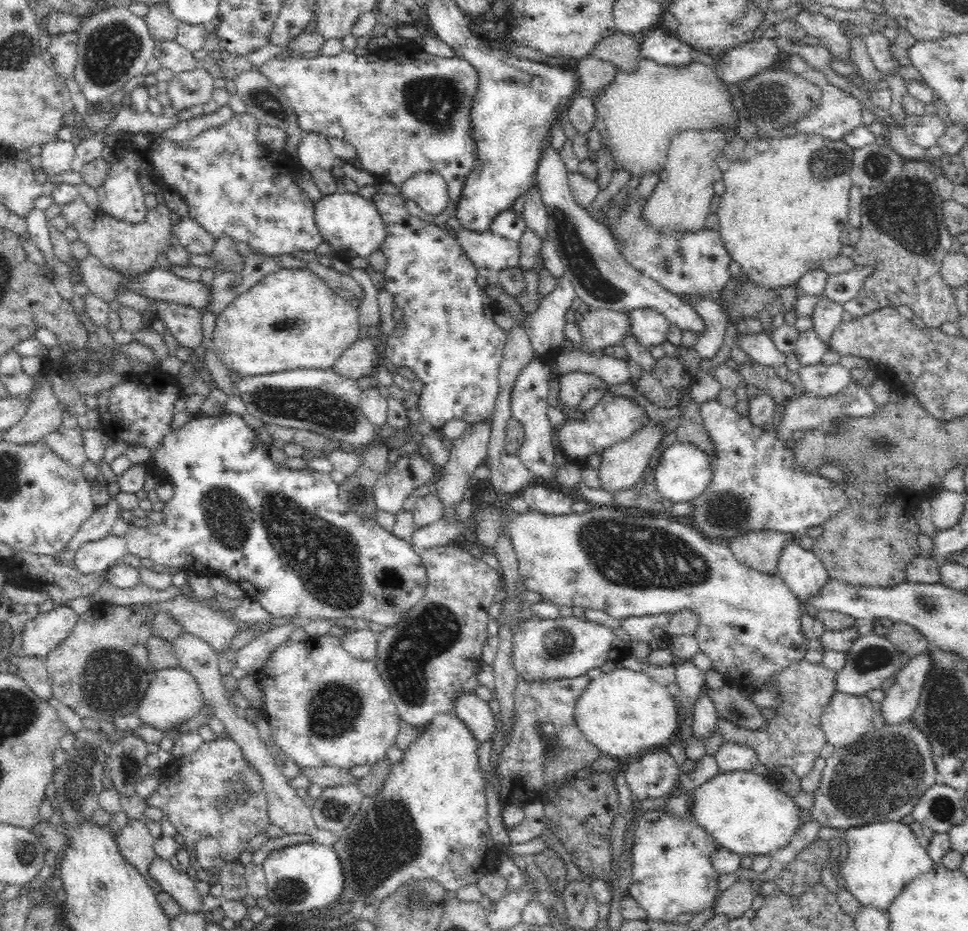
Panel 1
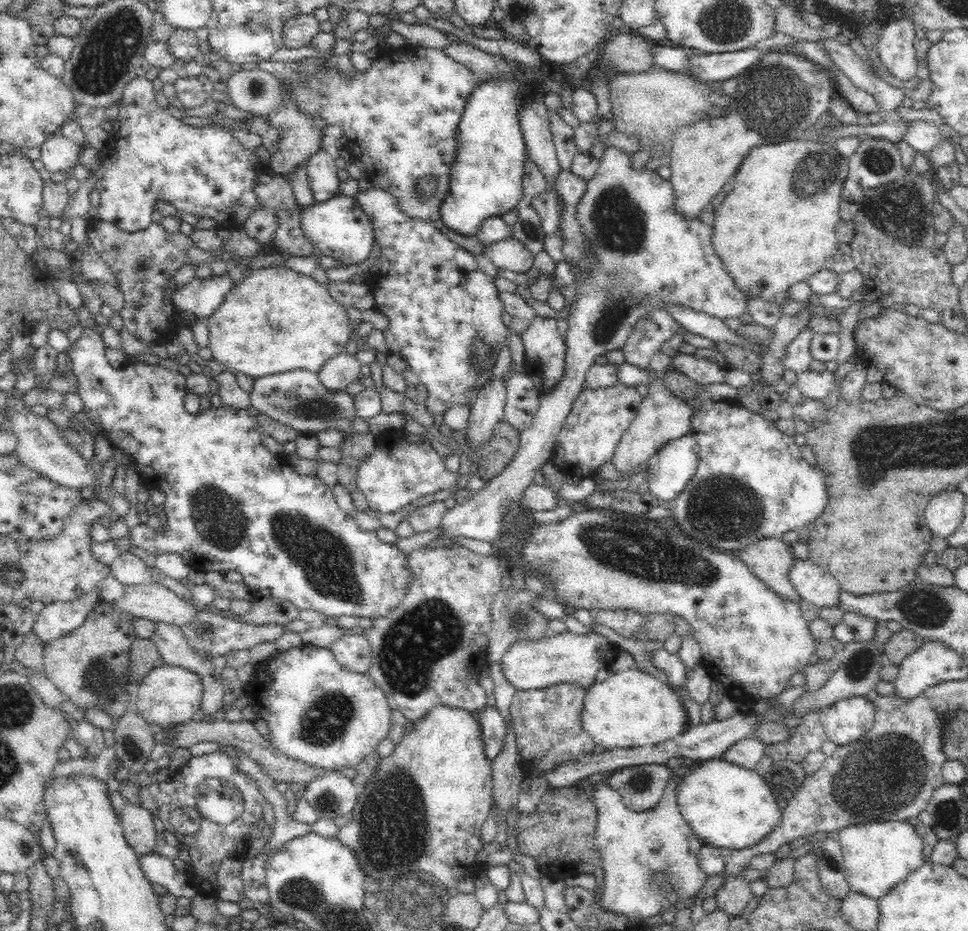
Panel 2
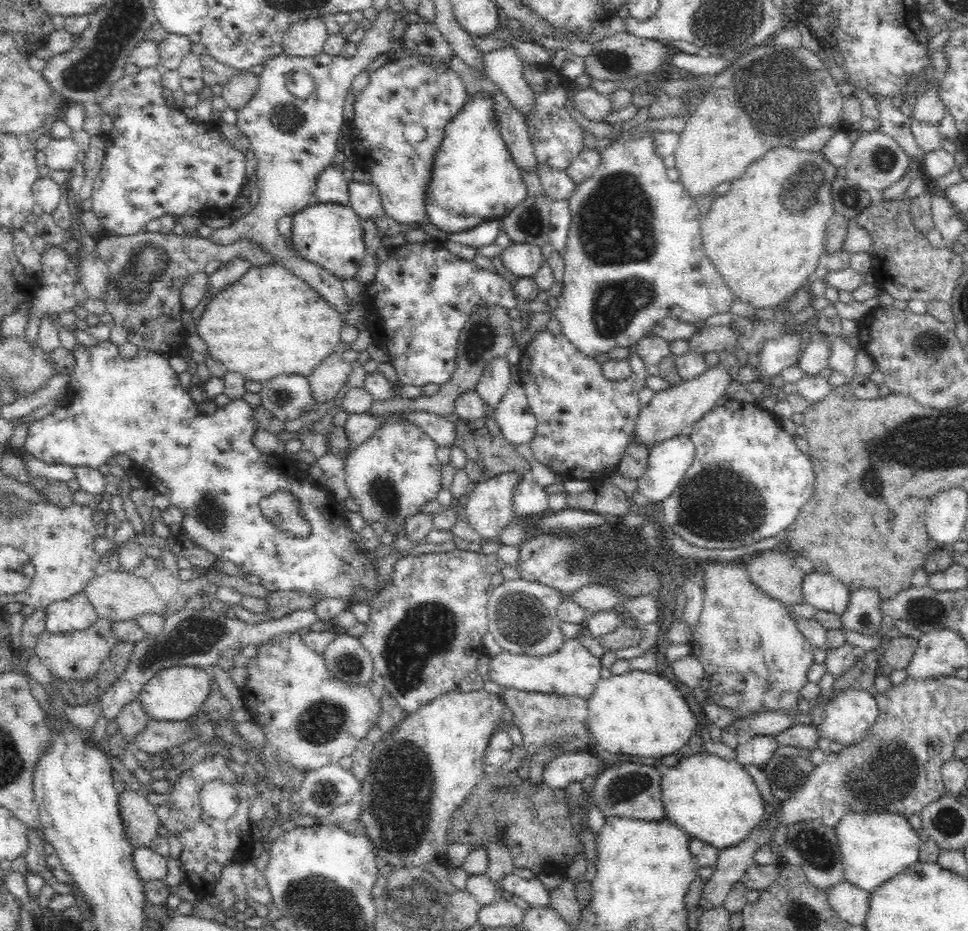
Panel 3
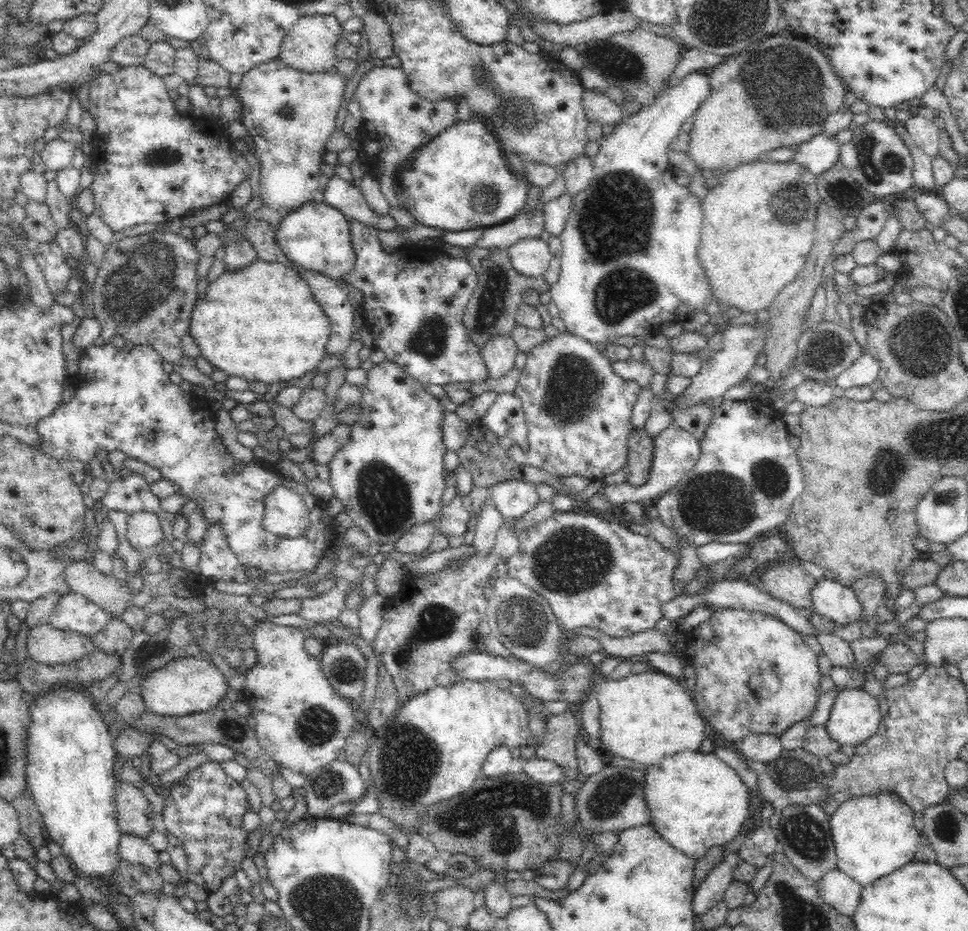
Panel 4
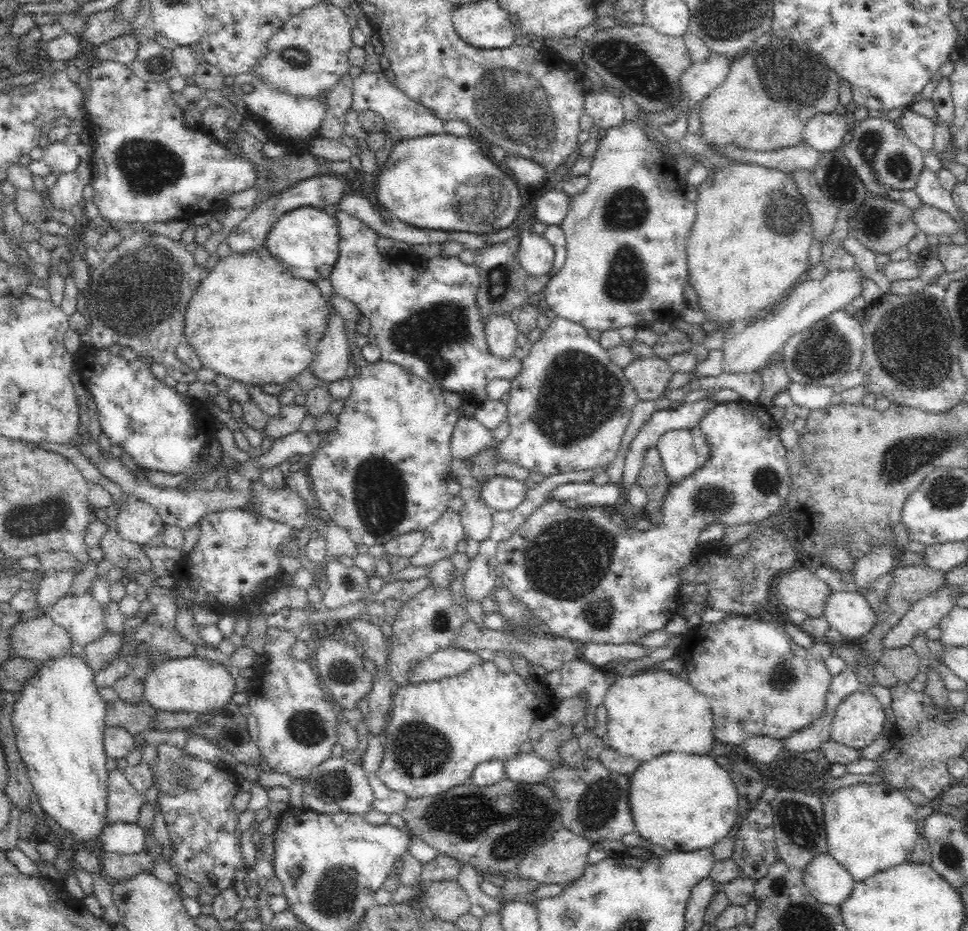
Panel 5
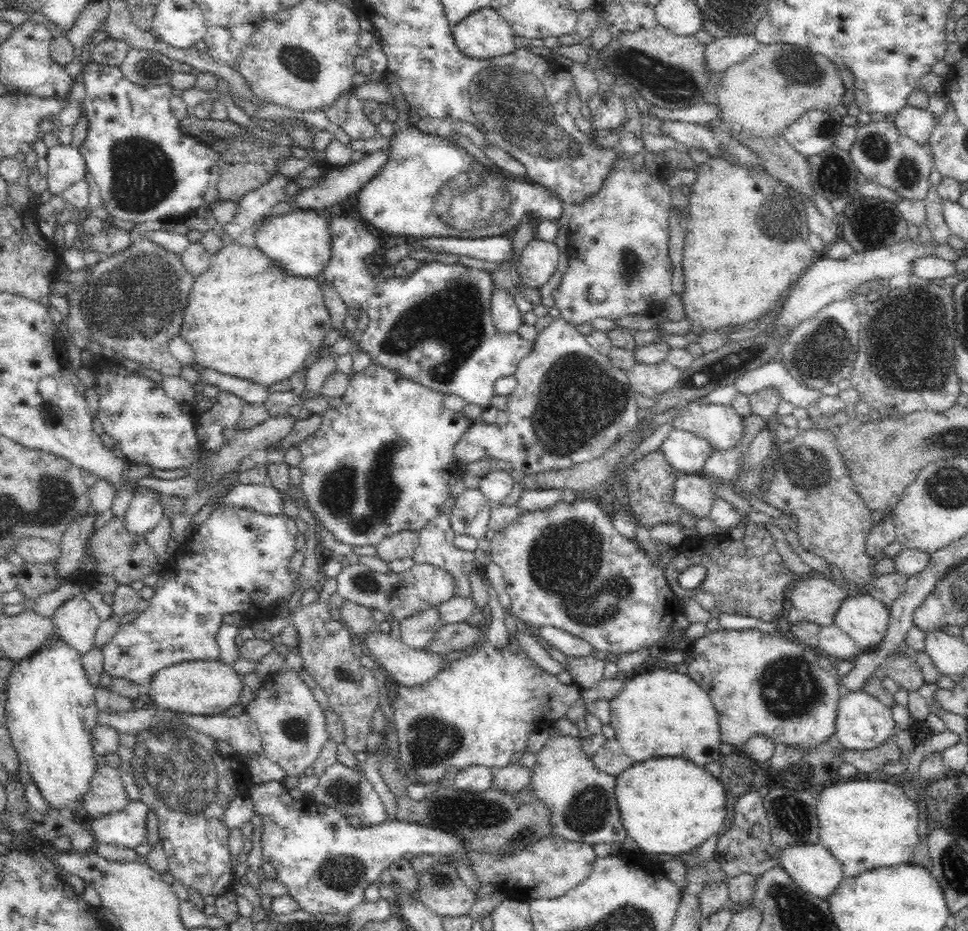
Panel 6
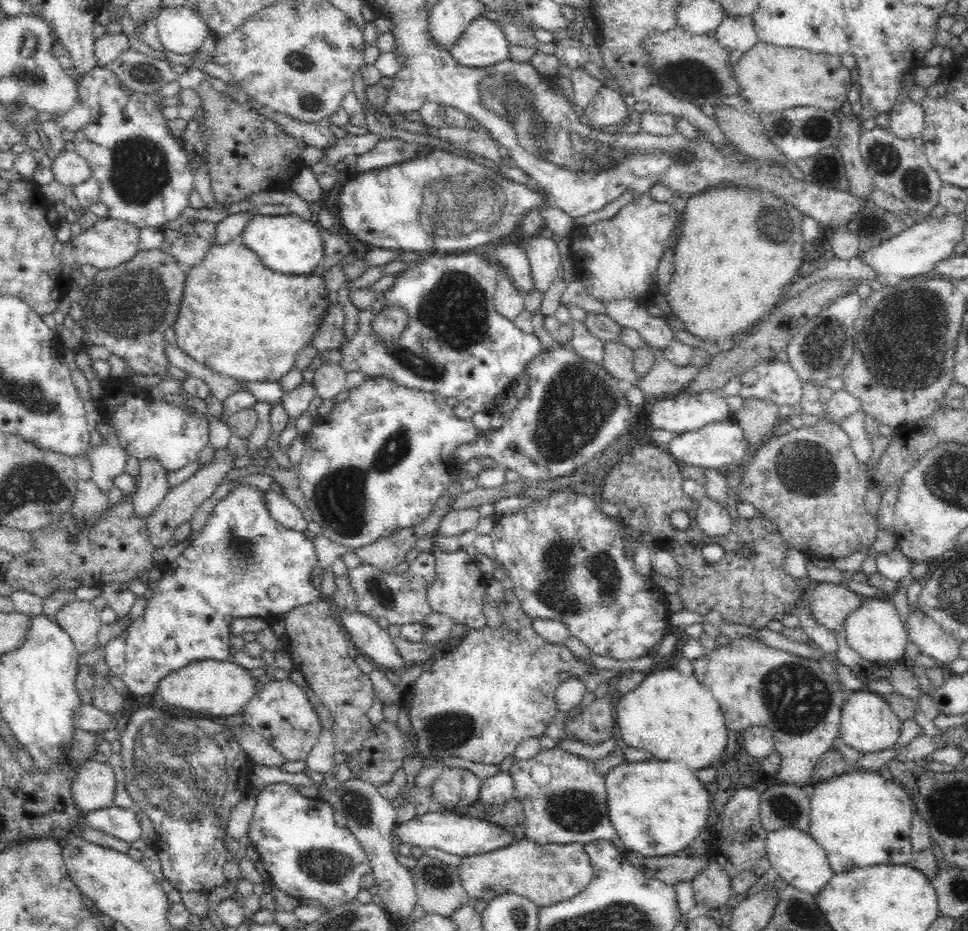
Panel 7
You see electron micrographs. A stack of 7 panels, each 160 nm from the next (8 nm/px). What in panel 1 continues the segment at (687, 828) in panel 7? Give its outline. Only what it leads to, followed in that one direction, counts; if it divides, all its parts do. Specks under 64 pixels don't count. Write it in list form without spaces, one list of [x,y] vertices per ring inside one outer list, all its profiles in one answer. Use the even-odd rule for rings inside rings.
[[[753,771],[721,772],[696,789],[689,800],[691,815],[722,847],[711,856],[715,869],[720,874],[740,874],[742,855],[768,855],[788,845],[802,826],[800,807],[796,805],[793,798],[770,783],[766,775],[758,775]]]

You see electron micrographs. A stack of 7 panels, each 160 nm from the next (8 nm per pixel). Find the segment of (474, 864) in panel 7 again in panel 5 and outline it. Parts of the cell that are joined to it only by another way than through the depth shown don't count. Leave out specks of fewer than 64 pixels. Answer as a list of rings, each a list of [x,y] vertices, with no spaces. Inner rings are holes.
[[[562,827],[550,837],[549,841],[524,856],[522,862],[517,866],[518,874],[522,878],[537,880],[542,885],[575,881],[579,876],[582,876],[584,866],[586,866],[586,856],[594,845],[591,840],[578,836],[571,830]]]

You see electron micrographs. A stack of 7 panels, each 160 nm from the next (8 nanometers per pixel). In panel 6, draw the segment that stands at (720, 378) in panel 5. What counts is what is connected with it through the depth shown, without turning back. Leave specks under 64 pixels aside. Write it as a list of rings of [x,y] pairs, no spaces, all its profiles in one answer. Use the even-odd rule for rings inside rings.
[[[769,361],[752,370],[745,371],[734,380],[738,392],[751,395],[762,388],[775,388],[786,402],[802,409],[812,408],[814,403],[822,402],[821,389],[810,388],[796,380],[781,362]]]

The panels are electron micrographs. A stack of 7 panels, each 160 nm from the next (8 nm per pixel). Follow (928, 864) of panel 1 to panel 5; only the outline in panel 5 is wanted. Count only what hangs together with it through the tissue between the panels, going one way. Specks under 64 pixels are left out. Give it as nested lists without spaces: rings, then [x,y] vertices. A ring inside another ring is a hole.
[[[886,783],[853,784],[838,789],[835,793],[828,795],[826,800],[822,798],[822,804],[828,853],[854,877],[855,882],[908,861],[921,835],[920,829],[917,828],[915,806],[901,790]]]

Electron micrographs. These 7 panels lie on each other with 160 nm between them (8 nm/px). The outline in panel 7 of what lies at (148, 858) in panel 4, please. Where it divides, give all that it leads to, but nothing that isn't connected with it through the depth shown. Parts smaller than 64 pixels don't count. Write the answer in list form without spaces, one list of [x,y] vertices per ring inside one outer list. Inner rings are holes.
[[[112,805],[83,814],[83,821],[92,829],[102,831],[127,843],[133,843],[143,837],[136,808],[128,809]]]

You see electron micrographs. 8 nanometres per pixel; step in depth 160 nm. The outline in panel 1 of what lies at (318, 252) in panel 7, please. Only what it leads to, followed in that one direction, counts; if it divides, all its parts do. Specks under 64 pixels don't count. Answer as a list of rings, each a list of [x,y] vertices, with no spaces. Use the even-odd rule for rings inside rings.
[[[344,189],[344,192],[322,195],[315,201],[314,209],[316,224],[323,240],[332,245],[334,252],[340,252],[340,258],[359,256],[368,259],[372,252],[381,250],[386,238],[386,227],[372,199]]]

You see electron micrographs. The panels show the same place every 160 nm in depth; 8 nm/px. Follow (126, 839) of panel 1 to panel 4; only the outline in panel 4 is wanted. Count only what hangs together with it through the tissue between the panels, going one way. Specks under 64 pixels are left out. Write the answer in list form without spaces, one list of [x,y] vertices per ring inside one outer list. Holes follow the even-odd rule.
[[[118,779],[114,799],[117,823],[122,834],[146,839],[155,829],[158,813],[153,810],[144,793],[140,788]]]

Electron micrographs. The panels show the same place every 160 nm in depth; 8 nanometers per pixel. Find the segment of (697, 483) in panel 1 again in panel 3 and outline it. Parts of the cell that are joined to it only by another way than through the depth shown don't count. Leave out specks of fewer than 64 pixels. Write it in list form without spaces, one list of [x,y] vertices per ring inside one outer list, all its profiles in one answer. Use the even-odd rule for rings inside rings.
[[[680,434],[658,443],[649,450],[646,471],[638,478],[638,491],[652,503],[670,498],[683,482],[695,456],[695,445],[688,435]]]

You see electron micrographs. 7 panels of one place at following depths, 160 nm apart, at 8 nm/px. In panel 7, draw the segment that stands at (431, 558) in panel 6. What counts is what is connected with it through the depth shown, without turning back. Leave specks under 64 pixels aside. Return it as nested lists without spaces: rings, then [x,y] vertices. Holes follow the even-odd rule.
[[[432,546],[432,555],[435,557],[436,578],[427,588],[427,599],[434,612],[449,614],[455,624],[466,624],[469,629],[482,628],[486,625],[486,617],[482,613],[482,600],[489,598],[486,593],[489,577],[478,568],[476,559],[470,558],[467,552],[446,552],[438,546]]]

